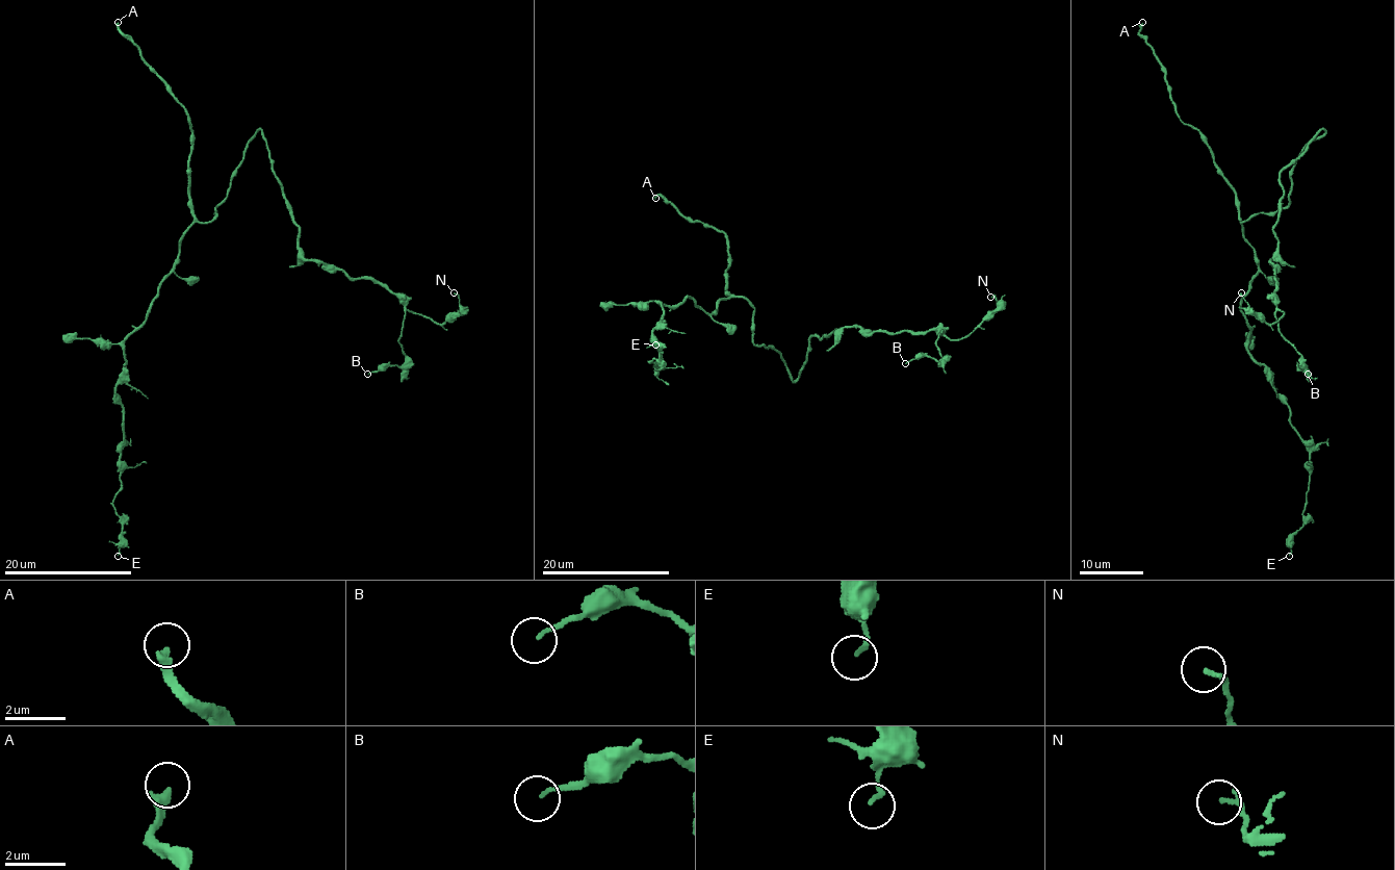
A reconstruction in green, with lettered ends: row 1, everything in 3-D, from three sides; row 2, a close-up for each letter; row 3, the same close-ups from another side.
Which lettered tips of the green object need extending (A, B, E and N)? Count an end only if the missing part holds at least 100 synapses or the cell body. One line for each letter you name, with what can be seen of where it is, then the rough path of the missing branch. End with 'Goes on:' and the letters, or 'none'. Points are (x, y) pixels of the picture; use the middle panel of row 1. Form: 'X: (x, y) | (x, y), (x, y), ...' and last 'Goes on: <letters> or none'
A: (655, 198)
Goes on: A

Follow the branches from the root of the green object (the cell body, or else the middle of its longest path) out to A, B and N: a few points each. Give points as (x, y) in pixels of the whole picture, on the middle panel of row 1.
A: (764, 344), (752, 341), (753, 308), (726, 290), (726, 236), (706, 224), (690, 222), (660, 195), (655, 198)
B: (764, 344), (780, 356), (794, 381), (815, 335), (845, 327), (941, 332), (941, 359), (916, 356), (905, 363)
N: (764, 344), (780, 356), (794, 381), (815, 335), (860, 327), (939, 330), (959, 339), (998, 308), (990, 297)

